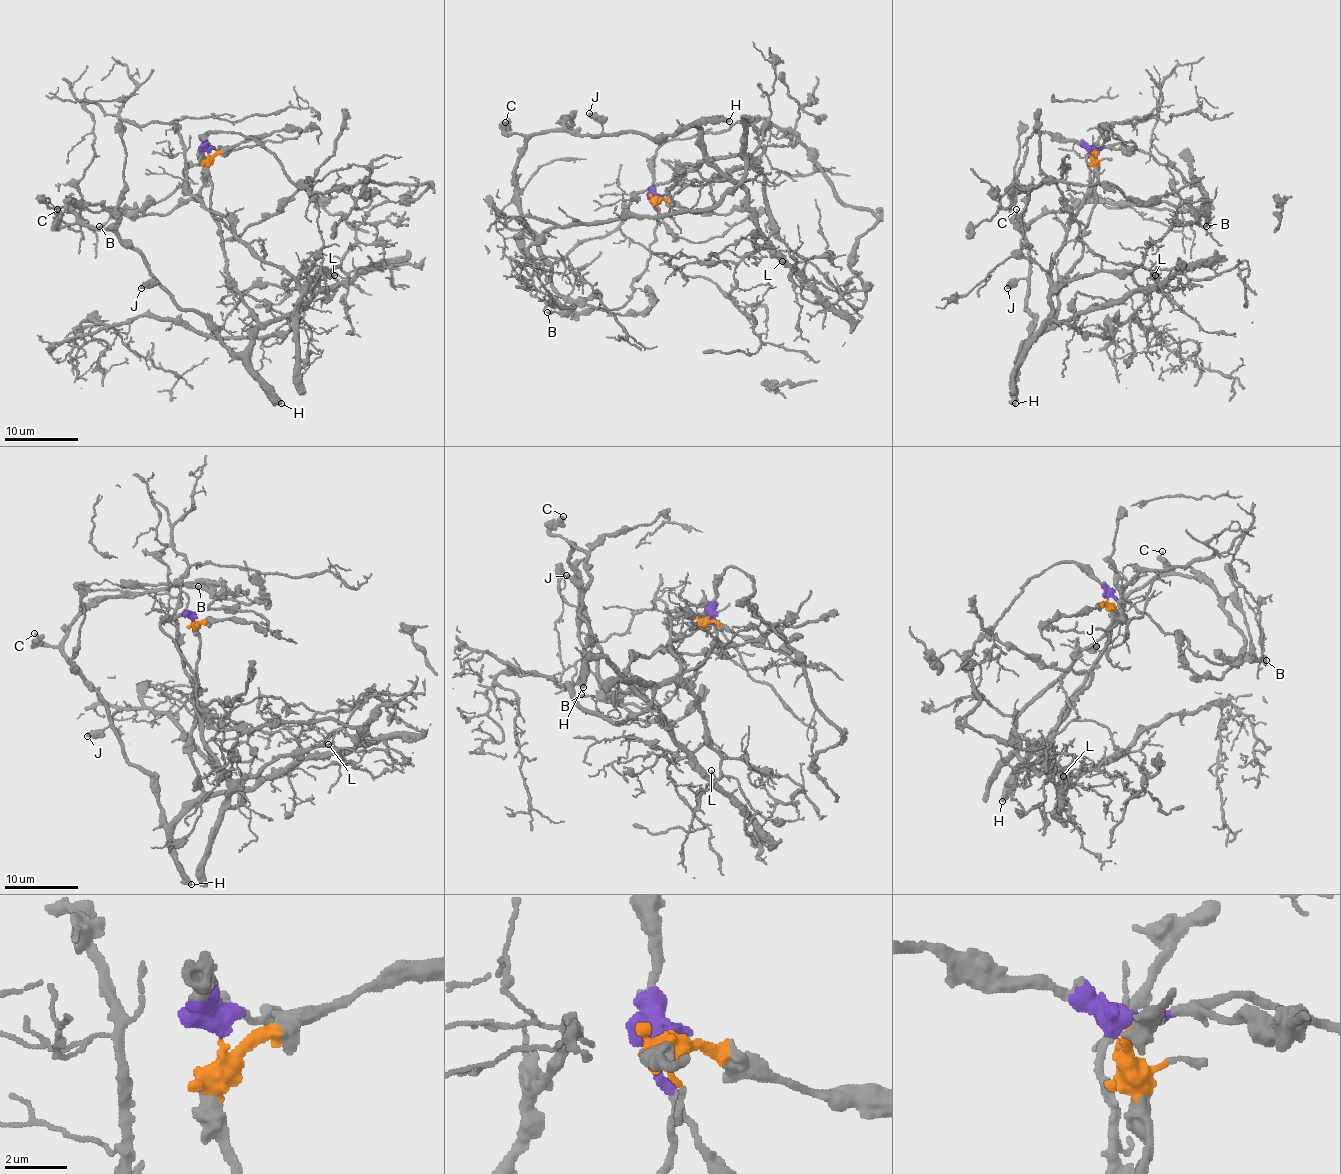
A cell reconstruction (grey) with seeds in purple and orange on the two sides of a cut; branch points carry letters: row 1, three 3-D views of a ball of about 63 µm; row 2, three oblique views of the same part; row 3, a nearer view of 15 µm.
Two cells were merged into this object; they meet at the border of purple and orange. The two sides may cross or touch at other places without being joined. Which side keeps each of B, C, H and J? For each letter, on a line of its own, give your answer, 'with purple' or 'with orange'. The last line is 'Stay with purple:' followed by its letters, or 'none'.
B: with purple
C: with orange
H: with orange
J: with orange
Stay with purple: B

